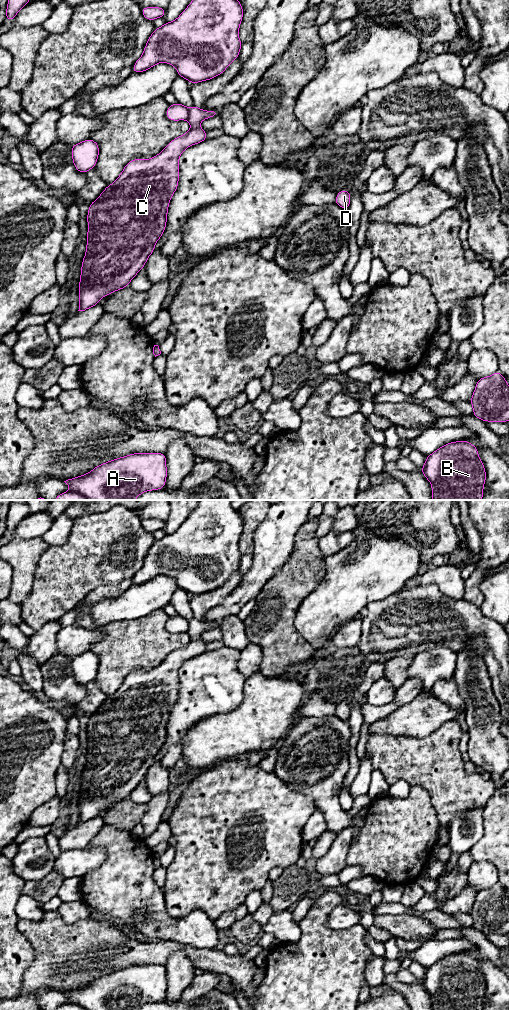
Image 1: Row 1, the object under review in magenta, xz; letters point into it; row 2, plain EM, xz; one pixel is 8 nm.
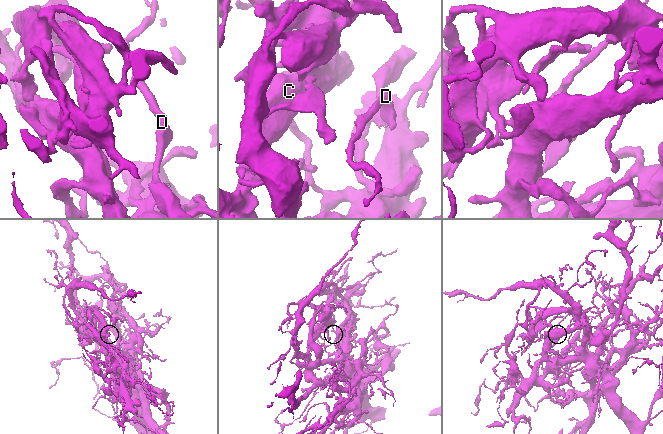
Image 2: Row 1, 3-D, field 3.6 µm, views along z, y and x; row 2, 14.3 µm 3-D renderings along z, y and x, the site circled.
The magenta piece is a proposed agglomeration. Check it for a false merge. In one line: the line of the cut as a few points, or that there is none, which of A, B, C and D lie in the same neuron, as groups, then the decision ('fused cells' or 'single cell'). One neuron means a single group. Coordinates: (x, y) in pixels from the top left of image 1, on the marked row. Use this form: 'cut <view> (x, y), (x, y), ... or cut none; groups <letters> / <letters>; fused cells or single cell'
cut xz (196, 117), (192, 120), (191, 126); groups A B D / C; fused cells

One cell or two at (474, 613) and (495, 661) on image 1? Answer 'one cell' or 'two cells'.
one cell

